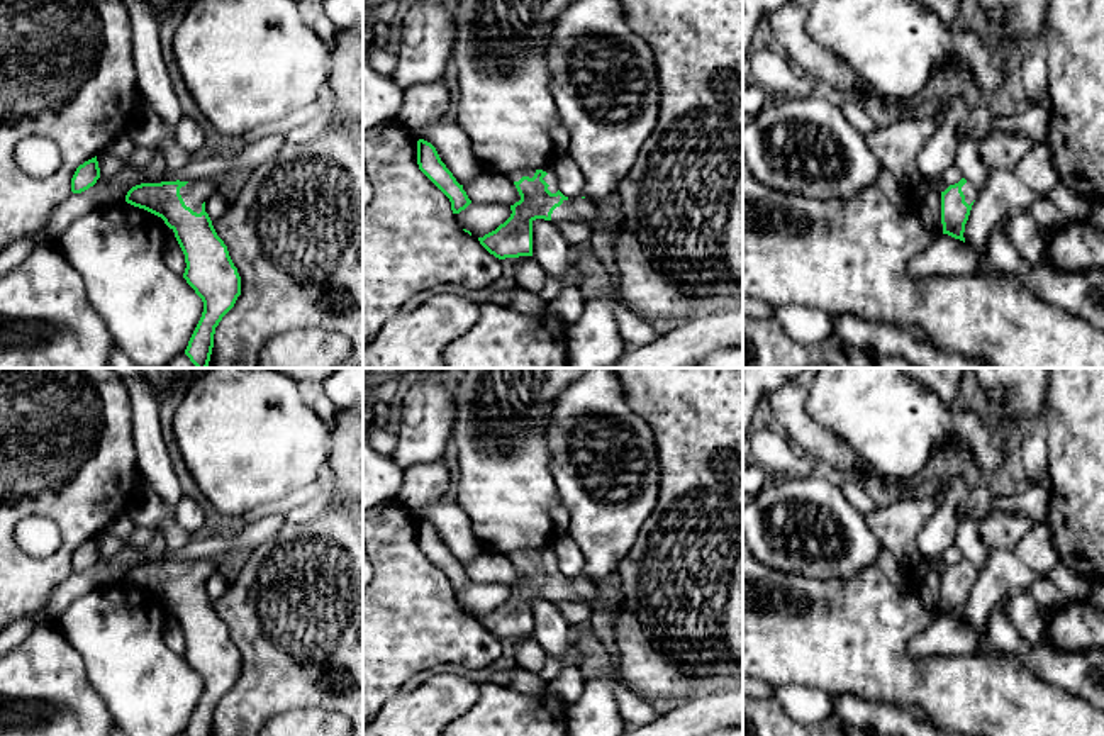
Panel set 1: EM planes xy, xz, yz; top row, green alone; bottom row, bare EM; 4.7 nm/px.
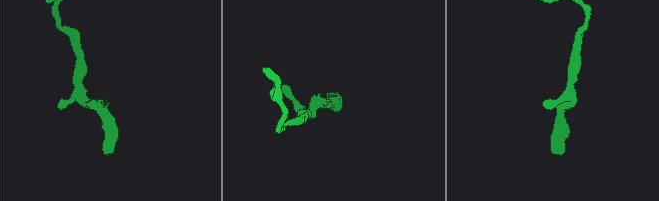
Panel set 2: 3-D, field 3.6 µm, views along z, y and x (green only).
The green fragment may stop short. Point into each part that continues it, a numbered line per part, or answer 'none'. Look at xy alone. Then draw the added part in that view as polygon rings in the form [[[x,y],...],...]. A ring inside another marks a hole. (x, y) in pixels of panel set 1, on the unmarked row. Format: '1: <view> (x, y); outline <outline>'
1: xy (194, 574); outline [[[193,560],[188,561],[185,566],[180,568],[180,575],[187,587],[193,592],[202,592],[202,583],[219,570],[219,560]]]

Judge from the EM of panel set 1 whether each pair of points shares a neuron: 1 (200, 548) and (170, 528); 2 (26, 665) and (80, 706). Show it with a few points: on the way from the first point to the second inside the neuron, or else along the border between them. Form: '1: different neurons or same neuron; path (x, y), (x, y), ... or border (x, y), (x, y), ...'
1: different neurons; border (194, 536), (178, 550), (167, 550)
2: same neuron; path (39, 679), (66, 702)

